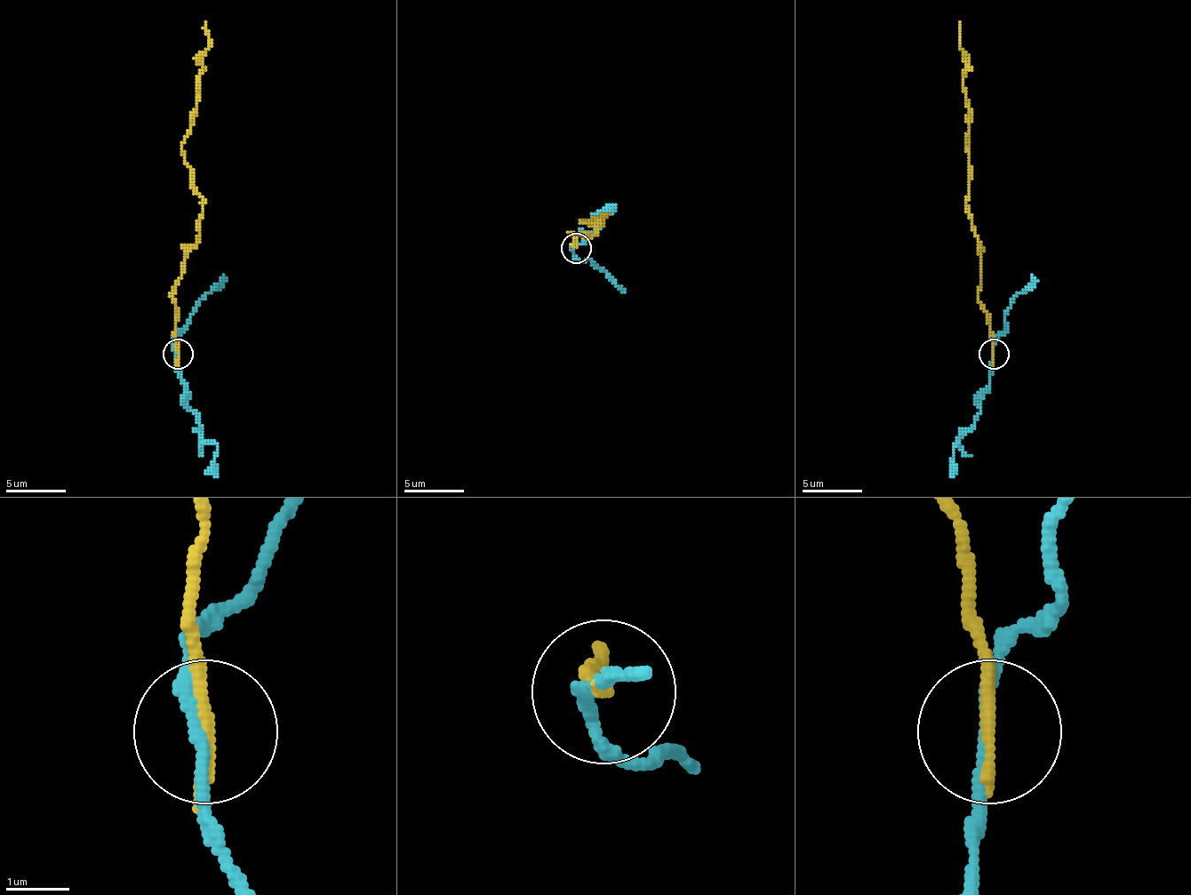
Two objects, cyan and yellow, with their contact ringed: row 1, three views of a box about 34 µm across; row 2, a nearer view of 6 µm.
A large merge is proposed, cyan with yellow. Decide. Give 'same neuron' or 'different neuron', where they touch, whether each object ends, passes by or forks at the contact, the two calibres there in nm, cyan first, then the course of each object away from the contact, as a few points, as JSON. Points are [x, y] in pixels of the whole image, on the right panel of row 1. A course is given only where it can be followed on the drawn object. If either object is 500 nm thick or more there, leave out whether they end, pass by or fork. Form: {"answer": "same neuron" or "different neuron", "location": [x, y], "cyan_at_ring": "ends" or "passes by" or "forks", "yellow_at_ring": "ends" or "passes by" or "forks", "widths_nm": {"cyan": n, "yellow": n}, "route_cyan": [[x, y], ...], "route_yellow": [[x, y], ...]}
{"answer": "different neuron", "location": [994, 354], "cyan_at_ring": "passes by", "yellow_at_ring": "ends", "widths_nm": {"cyan": 200, "yellow": 280}, "route_cyan": [[993, 353], [993, 374], [971, 426], [954, 446], [950, 476]], "route_yellow": [[993, 353], [989, 317], [978, 299], [980, 244], [965, 203], [969, 145], [965, 51], [960, 45], [960, 21]]}

